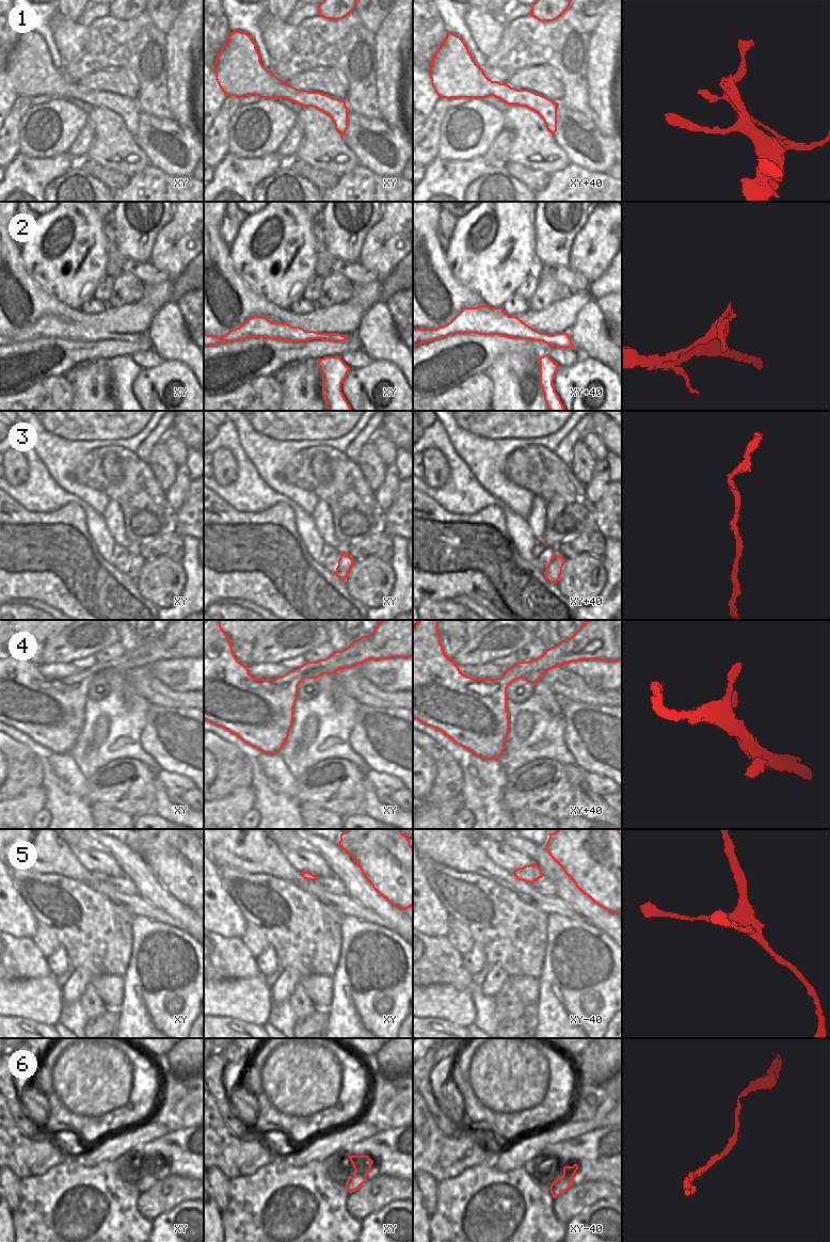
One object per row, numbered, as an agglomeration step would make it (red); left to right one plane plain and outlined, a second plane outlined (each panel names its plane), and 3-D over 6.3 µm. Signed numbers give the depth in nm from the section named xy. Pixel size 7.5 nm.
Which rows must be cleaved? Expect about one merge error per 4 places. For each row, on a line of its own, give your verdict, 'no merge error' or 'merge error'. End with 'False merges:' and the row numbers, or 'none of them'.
1: no merge error
2: no merge error
3: no merge error
4: no merge error
5: no merge error
6: no merge error
False merges: none of them

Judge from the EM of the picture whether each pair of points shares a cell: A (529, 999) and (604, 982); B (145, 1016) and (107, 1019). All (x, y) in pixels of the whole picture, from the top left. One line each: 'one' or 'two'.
A: two
B: two

